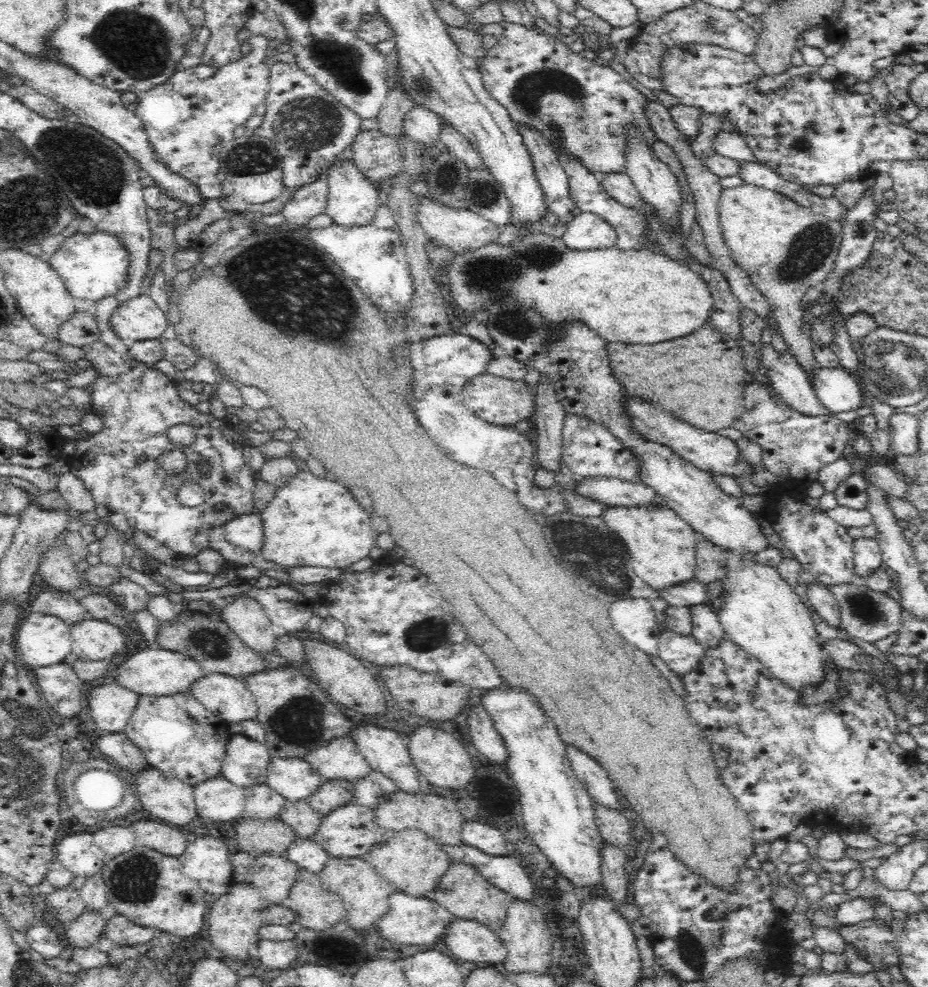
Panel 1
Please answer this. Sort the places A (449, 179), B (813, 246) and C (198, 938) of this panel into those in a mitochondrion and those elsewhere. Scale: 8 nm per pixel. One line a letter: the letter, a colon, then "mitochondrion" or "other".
A: mitochondrion
B: mitochondrion
C: other

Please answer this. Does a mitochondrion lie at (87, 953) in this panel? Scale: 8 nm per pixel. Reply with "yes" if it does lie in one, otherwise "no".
no

